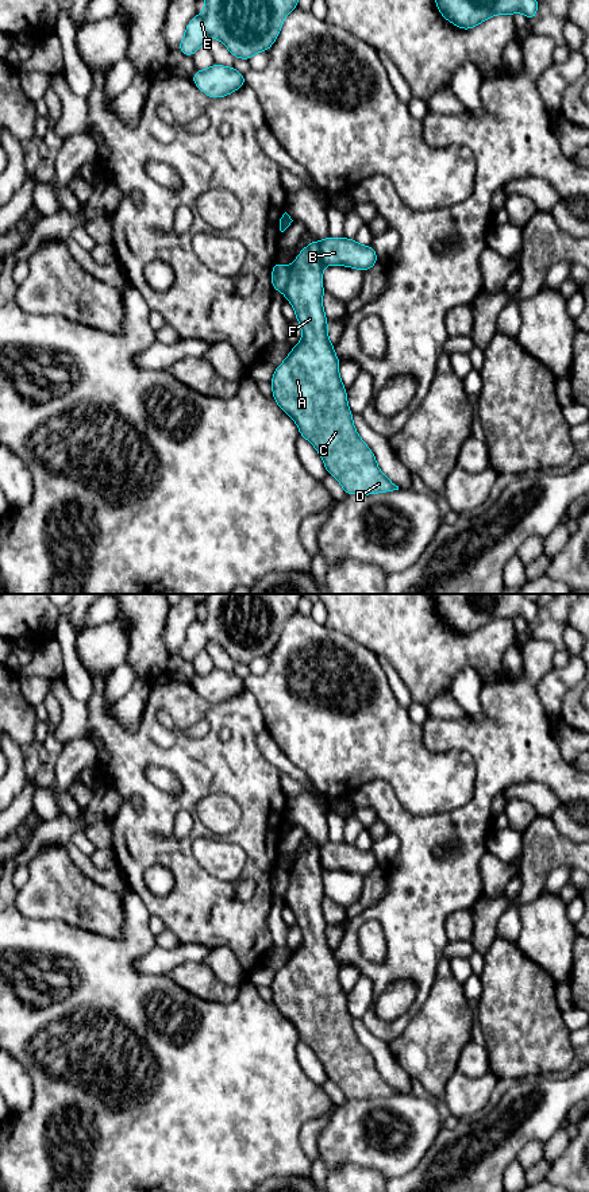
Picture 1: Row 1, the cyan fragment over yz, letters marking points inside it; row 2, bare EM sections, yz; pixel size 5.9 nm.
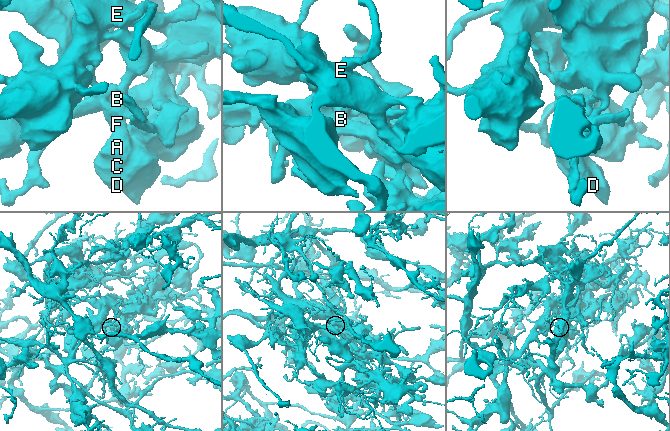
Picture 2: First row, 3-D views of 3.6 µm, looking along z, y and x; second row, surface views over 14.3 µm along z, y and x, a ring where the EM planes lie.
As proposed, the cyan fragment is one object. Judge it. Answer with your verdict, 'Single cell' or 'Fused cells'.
Fused cells

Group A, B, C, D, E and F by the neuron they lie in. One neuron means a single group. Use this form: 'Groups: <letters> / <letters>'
Groups: A C D E F / B

